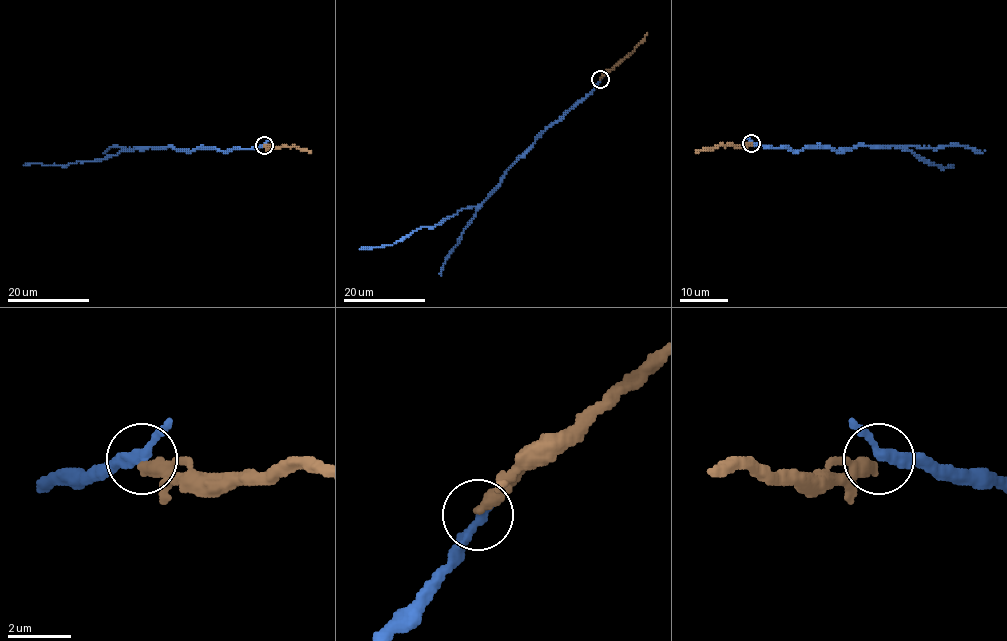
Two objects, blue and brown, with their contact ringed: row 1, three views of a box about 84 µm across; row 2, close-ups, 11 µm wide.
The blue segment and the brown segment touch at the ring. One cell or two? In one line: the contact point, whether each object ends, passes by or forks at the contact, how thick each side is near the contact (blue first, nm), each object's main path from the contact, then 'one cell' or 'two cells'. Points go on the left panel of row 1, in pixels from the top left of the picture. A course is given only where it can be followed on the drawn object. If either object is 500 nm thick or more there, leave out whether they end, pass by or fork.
place (264, 145); blue passes by; brown ends; calibres 280 and 400 nm; course blue (263, 145), (230, 148), (227, 151), (199, 147), (192, 150), (145, 147), (66, 165), (24, 164); course brown (263, 145), (295, 146), (311, 151); one cell

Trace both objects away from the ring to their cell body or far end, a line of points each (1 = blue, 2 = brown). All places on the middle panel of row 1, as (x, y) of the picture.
1: (599, 79), (513, 164), (499, 185), (481, 203), (461, 209), (436, 225), (420, 227), (392, 244), (360, 248)
2: (599, 79), (631, 53), (647, 32)

